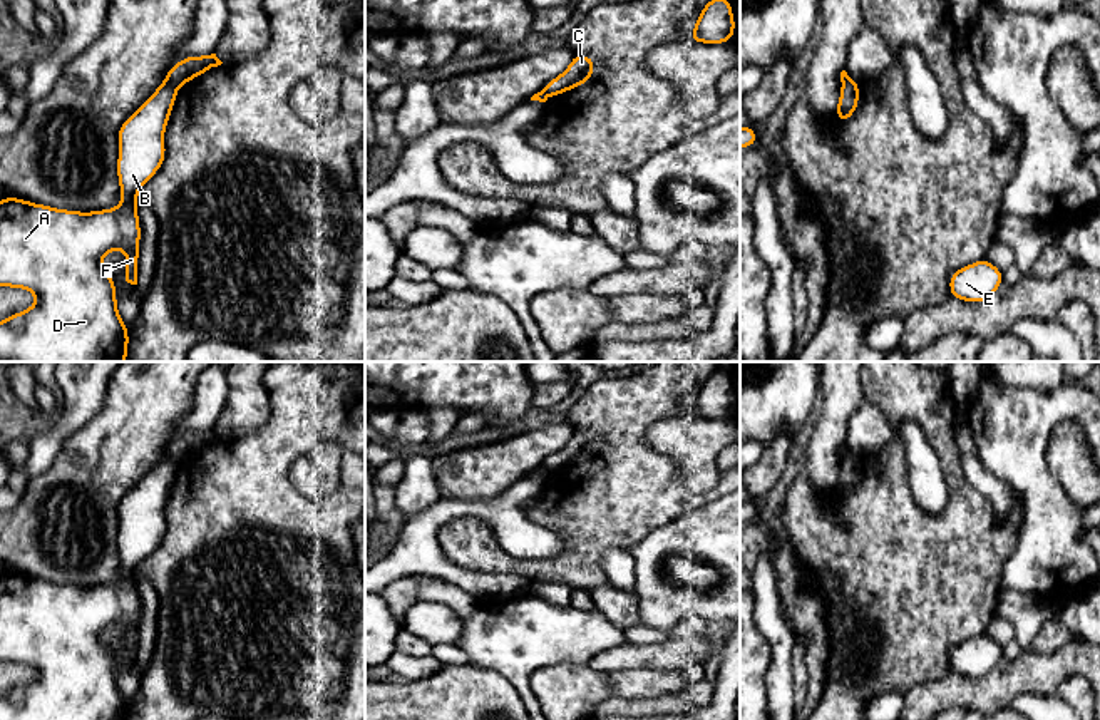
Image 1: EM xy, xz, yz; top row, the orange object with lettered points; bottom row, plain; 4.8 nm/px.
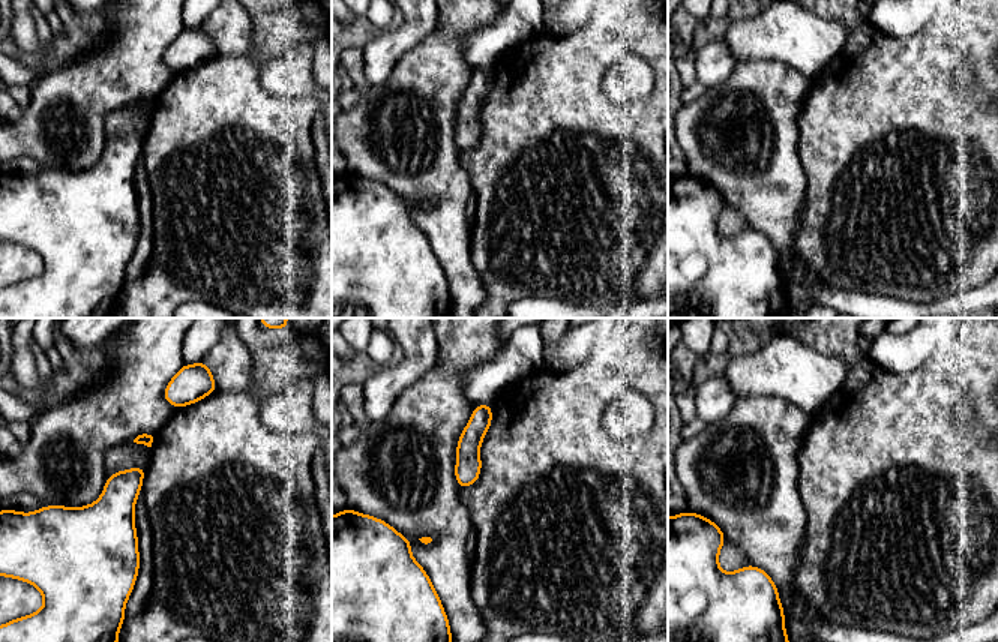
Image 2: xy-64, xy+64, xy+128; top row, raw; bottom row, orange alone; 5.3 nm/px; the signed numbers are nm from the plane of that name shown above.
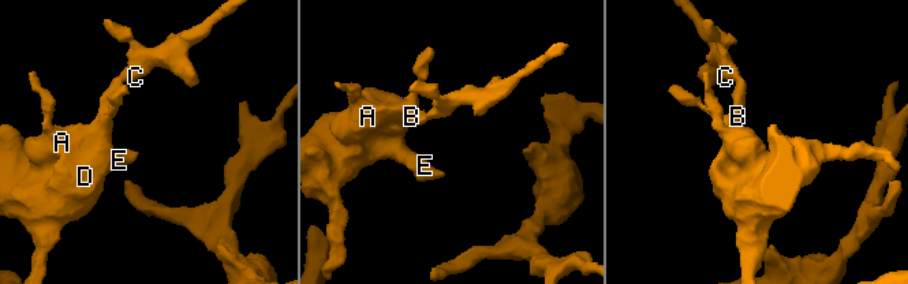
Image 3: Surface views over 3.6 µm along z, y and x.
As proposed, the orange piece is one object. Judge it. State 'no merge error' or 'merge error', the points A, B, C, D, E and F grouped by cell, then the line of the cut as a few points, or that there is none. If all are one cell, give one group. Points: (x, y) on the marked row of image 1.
merge error; groups A B D E F / C; cut xy (166, 77), (176, 89)

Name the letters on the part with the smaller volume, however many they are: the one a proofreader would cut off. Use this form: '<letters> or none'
A, B, D, E, F

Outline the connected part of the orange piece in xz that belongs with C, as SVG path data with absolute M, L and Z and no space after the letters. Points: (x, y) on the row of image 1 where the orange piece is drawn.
M574 54L574 59L568 65L568 69L561 75L549 80L542 87L542 92L547 97L554 97L558 94L573 90L591 79L594 67L596 67L596 62L591 57L584 54Z

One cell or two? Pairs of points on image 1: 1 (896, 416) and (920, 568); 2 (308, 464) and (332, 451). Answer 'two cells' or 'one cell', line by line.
1: one cell
2: one cell

